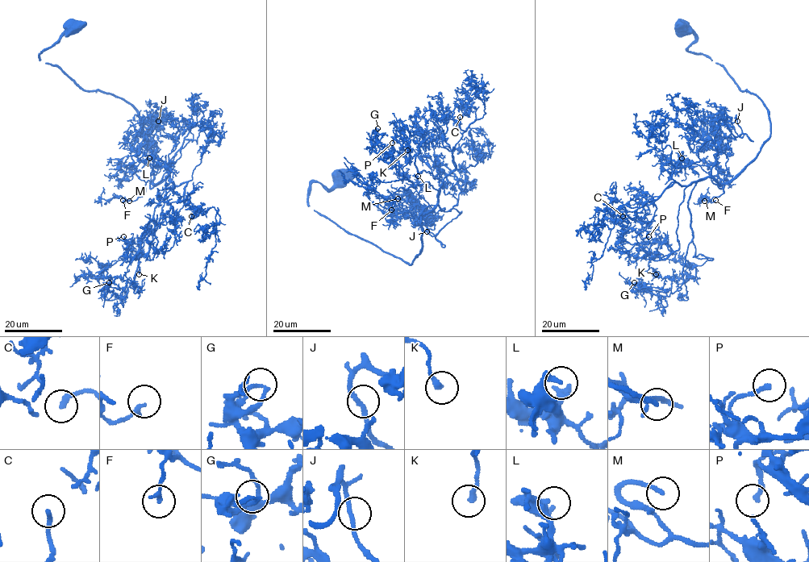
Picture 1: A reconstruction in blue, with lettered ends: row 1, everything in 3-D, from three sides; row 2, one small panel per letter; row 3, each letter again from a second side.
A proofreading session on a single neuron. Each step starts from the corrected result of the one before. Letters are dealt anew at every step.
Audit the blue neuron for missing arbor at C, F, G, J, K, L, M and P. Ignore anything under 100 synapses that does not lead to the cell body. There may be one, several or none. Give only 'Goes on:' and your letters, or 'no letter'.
Goes on: C, M

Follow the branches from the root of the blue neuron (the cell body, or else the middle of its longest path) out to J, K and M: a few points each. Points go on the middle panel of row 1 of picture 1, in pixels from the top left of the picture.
J: (343, 177), (313, 182), (308, 205), (409, 264), (423, 214), (435, 238), (427, 231)
K: (343, 177), (331, 189), (313, 182), (308, 205), (410, 264), (442, 181), (419, 173), (407, 142), (407, 150)
M: (343, 177), (331, 189), (313, 182), (308, 205), (410, 264), (422, 248), (422, 225), (392, 198), (398, 198)

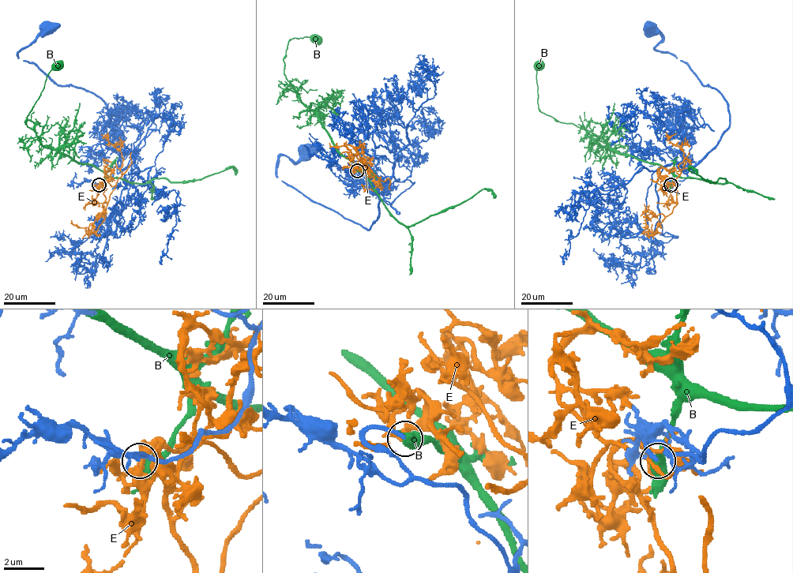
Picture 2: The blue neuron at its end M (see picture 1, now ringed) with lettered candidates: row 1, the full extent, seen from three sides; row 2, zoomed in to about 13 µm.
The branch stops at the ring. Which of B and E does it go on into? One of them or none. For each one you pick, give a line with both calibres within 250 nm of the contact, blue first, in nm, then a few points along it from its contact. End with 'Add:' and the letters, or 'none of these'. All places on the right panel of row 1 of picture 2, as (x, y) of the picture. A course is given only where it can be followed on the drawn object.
Add: none of these

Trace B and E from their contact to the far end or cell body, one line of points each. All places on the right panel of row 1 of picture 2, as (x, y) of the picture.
B: (670, 184), (673, 175), (660, 165), (603, 147), (584, 129), (542, 113), (537, 102), (539, 65)
E: (670, 184), (669, 188), (666, 187), (675, 201), (674, 181), (687, 159), (684, 151), (668, 140), (675, 133)

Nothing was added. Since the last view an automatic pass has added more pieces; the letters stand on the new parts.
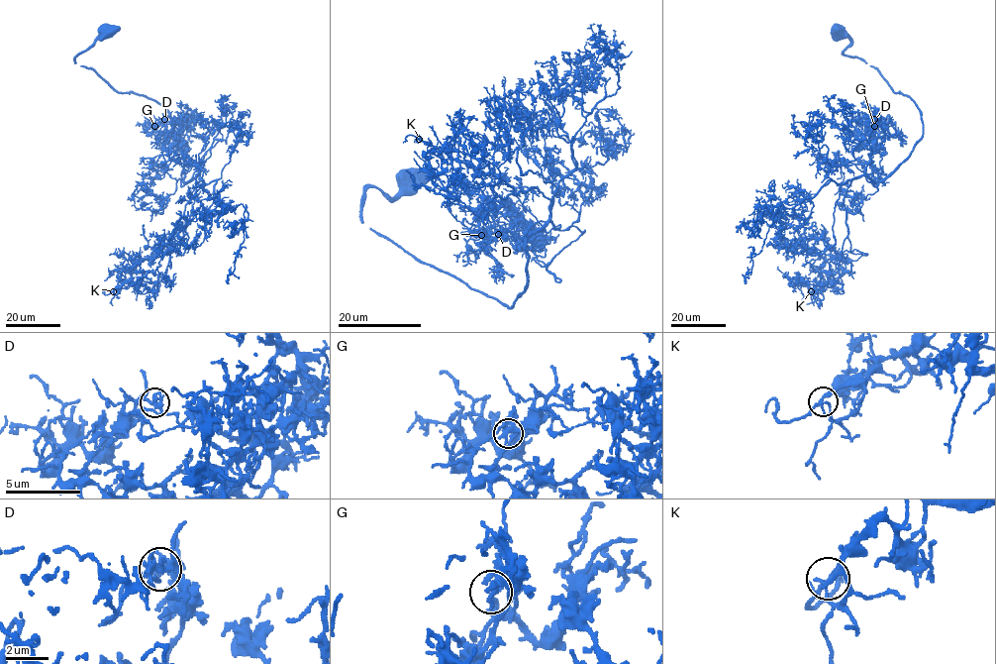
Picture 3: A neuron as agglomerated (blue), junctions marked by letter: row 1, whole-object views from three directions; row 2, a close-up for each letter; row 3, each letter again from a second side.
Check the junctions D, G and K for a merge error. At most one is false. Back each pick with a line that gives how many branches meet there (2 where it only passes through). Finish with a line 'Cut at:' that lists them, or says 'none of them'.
D: Branches: 4
Cut at: D

